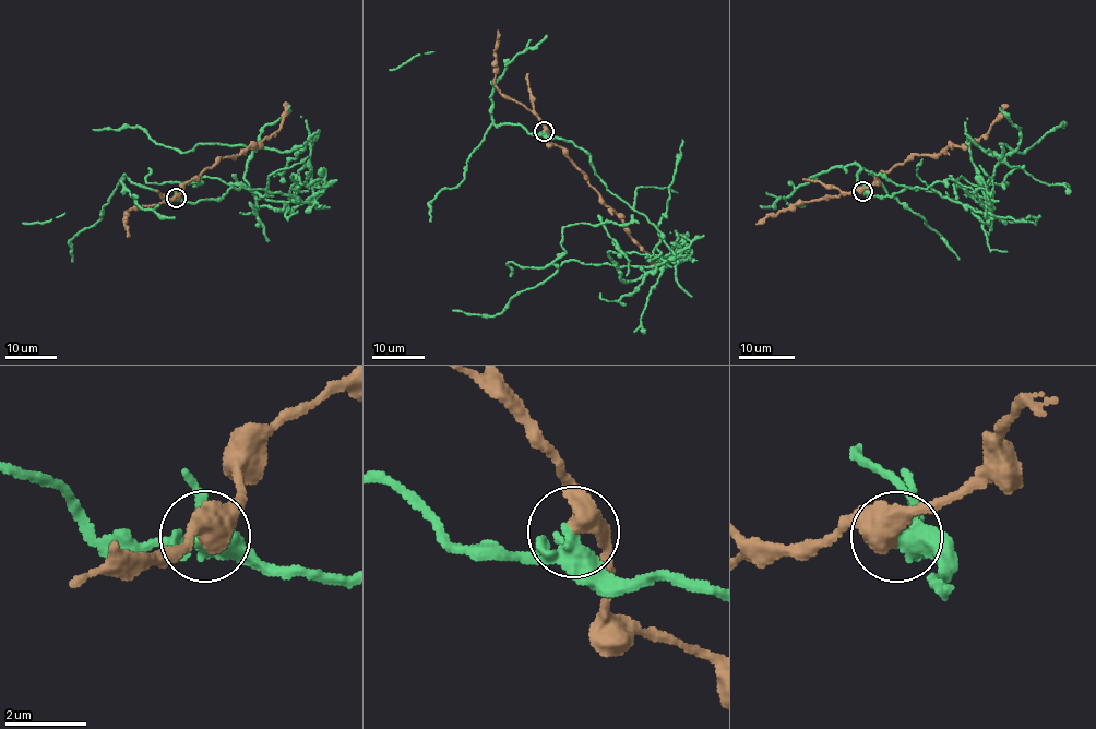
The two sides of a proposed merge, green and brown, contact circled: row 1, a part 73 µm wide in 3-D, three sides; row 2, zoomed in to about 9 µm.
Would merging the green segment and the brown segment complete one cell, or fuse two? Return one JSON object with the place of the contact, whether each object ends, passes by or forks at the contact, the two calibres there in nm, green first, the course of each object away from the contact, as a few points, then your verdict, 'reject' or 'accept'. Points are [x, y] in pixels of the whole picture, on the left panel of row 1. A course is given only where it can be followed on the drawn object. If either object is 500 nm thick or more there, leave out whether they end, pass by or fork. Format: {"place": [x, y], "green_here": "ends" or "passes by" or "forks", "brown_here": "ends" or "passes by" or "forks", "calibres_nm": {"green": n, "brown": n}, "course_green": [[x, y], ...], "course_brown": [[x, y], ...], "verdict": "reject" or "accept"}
{"place": [176, 198], "calibres_nm": {"green": 340, "brown": 500}, "course_green": [[176, 198], [245, 188], [310, 202], [257, 198], [245, 179], [254, 148], [180, 152], [141, 129], [92, 130]], "course_brown": [[176, 198], [179, 195], [180, 189], [219, 158], [237, 156], [280, 129], [288, 103]], "verdict": "reject"}

